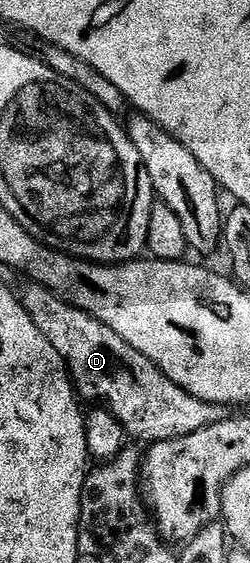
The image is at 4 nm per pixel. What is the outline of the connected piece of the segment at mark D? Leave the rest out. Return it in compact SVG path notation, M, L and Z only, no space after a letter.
M35 281L27 284L26 292L21 292L20 295L22 307L28 313L28 317L36 321L40 333L44 333L48 341L52 341L56 353L60 353L70 378L74 380L77 394L83 400L95 399L98 402L95 404L105 405L122 423L123 429L131 440L143 439L143 444L146 445L168 441L176 437L184 437L188 433L194 433L228 418L227 408L223 404L204 401L188 393L180 385L176 385L176 381L169 379L155 363L148 361L144 353L132 349L132 345L128 345L128 341L124 341L124 337L120 337L116 329L110 329L108 325L104 325L104 321L89 315L84 309L73 307L57 293L50 291L45 284Z

